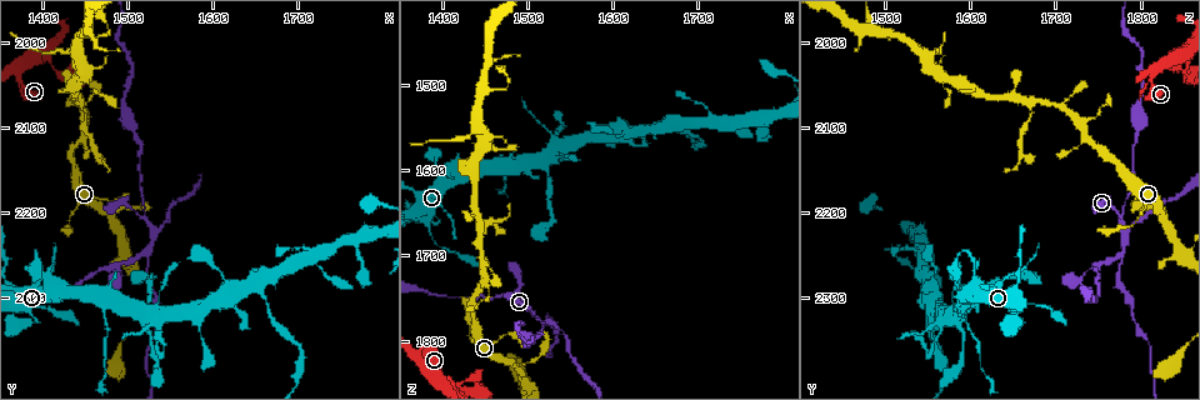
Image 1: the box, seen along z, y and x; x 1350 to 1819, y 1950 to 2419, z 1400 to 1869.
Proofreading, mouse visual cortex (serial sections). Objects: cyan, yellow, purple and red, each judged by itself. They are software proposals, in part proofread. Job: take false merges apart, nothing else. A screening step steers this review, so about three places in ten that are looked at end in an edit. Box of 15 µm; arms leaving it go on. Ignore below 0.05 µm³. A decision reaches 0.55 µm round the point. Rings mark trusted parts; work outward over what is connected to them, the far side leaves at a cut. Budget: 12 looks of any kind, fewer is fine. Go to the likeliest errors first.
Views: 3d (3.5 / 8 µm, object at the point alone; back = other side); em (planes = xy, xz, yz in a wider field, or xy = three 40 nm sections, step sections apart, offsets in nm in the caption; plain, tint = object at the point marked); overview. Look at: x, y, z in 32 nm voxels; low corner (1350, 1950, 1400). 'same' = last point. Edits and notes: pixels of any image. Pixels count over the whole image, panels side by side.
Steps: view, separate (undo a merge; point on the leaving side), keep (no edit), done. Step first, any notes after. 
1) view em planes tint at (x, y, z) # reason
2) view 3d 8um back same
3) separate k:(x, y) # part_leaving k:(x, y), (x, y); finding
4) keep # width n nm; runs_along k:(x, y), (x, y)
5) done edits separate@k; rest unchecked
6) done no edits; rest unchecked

view 3d 3.5um back at (1525, 2245, 1785) # three arms meet

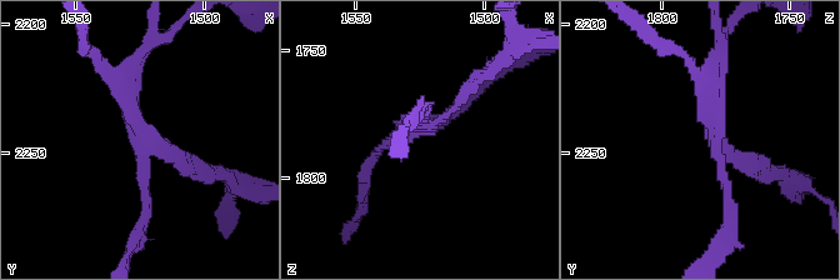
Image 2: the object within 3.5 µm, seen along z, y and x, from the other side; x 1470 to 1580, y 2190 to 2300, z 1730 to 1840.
view em xy step 5 tint at (1523, 2242, 1781) # arms 3; arm_widths 150, 200, 200 nm

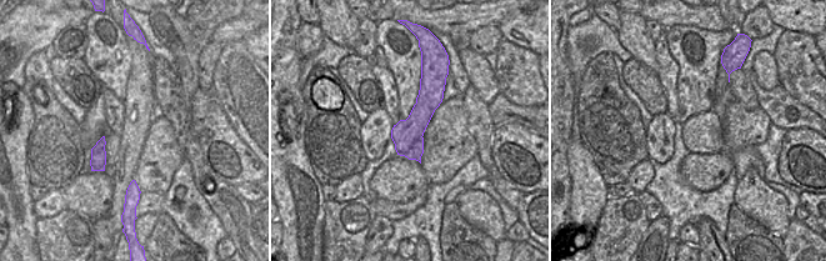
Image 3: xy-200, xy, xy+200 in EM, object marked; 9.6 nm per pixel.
separate 2:(148, 201) # a second cell is stuck on

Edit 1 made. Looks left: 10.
view overview # see it whole again

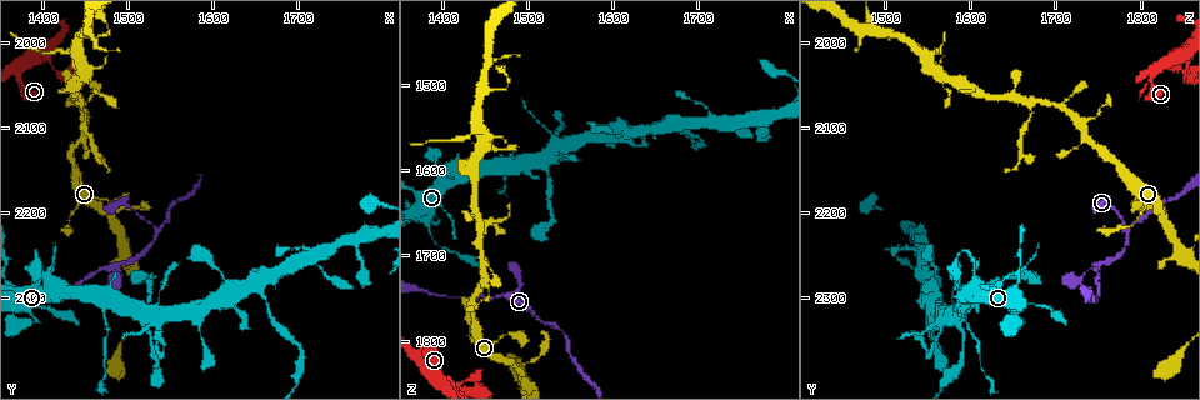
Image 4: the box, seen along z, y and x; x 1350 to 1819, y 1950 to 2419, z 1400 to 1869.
view 3d 3.5um back at (1470, 2305, 1590) # a fork

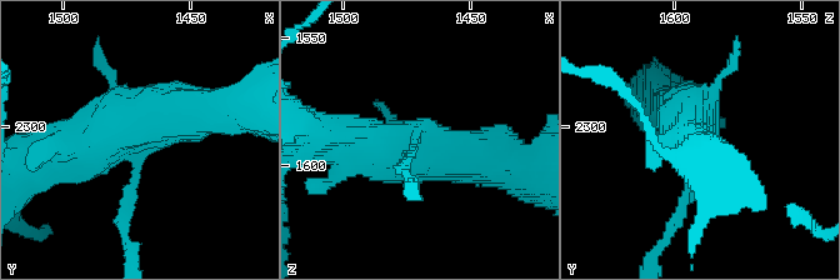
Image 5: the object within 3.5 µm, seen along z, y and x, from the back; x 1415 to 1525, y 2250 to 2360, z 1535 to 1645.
view em xy step 5 tint at (1471, 2305, 1586) # shape alone is not enough

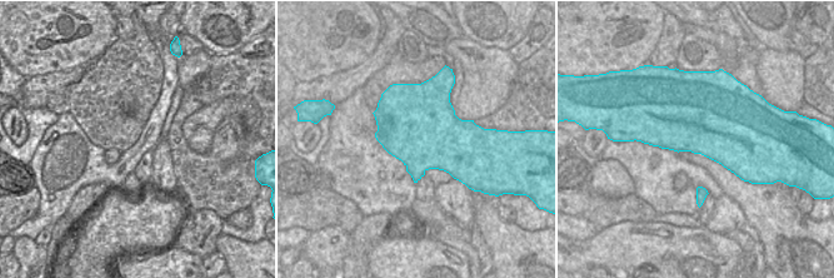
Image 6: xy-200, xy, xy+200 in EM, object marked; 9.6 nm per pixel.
view em xy step 1 tint same

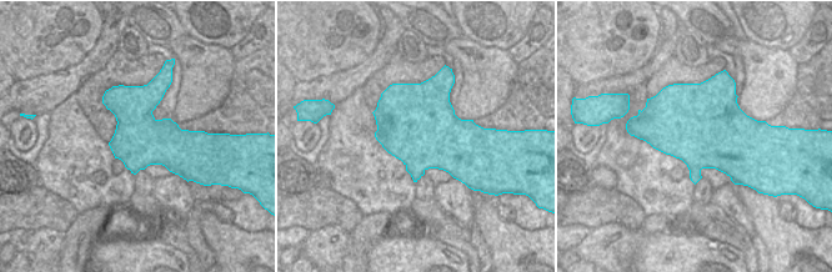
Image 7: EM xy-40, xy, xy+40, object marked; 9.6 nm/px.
separate 5:(121, 218) # width 750 nm; part_leaving 5:(134, 181), (123, 224), (130, 261); a second cell is stuck on

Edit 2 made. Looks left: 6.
view overview # redraw

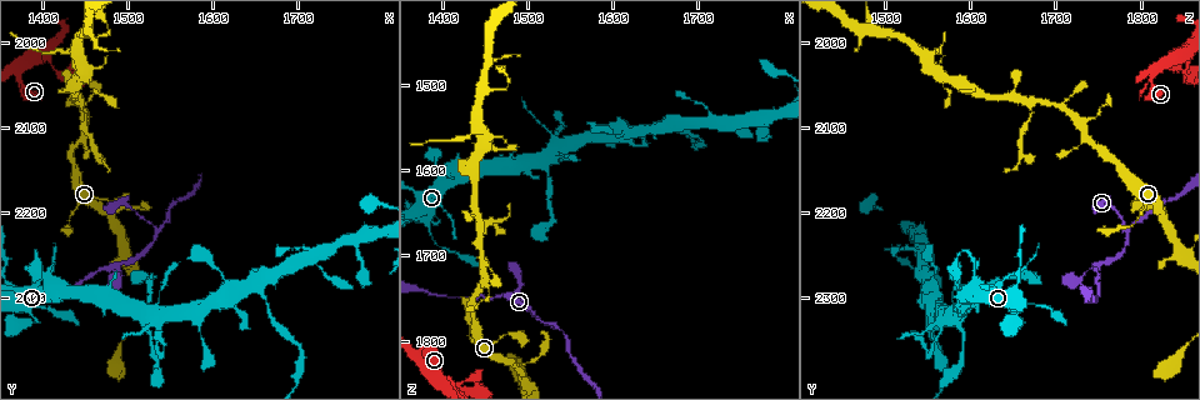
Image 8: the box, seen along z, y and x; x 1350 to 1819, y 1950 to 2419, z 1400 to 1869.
view 3d 8um at (1450, 2100, 1735) # a fork

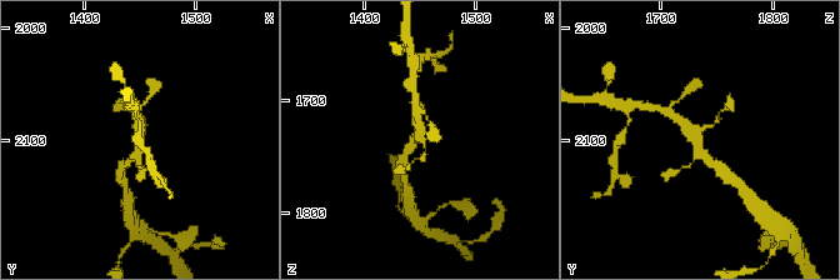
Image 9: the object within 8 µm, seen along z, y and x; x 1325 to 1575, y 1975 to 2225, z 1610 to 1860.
view em planes tint at (1448, 2096, 1732) # shape alone is not enough

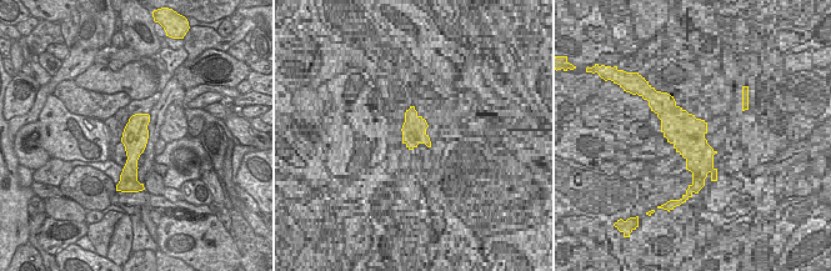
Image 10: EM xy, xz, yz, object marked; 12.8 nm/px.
keep # runs_along 9:(711, 164), (668, 111); continuous, no second cell

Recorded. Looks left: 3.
view 3d 3.5um at (1430, 2030, 1845) # calibre changes

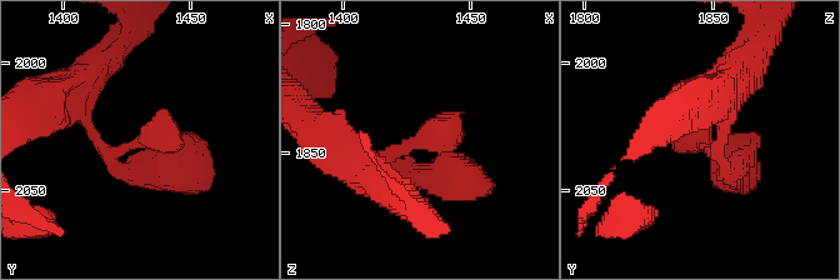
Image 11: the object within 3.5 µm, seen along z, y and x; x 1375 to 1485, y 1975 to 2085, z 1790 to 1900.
view em xy step 1 tint at (1430, 2030, 1845)

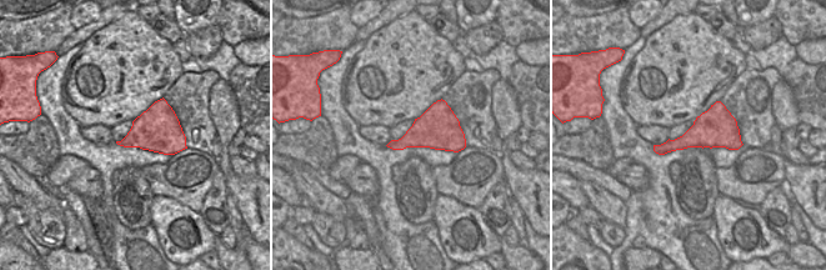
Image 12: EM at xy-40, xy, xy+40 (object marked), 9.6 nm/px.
view em xy step 2 tint same # another direction

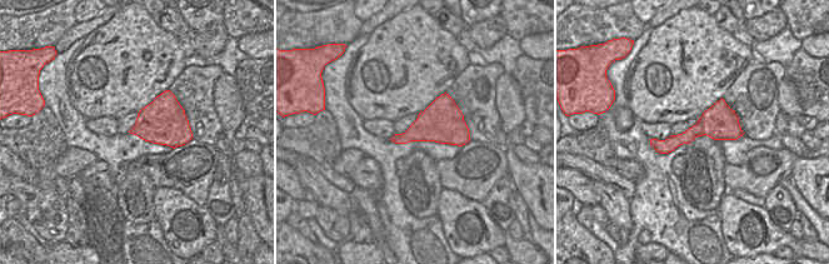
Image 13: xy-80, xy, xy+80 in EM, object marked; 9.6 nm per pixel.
keep # runs_along 11:(366, 166), (435, 135), (463, 113); continuous, no second cell

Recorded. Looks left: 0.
done edits separate@2, separate@5; rest unchecked

